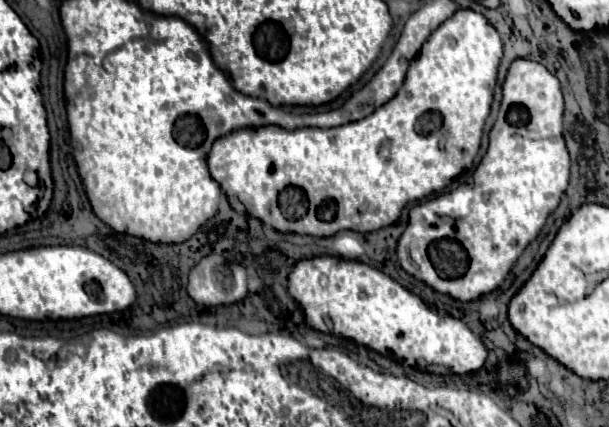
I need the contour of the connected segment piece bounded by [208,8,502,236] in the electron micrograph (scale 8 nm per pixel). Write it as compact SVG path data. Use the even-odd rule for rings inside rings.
M458 8L420 48L394 98L376 108L370 116L338 128L284 130L280 126L260 126L236 130L214 142L208 154L210 174L222 186L236 212L244 208L250 216L280 232L332 236L340 230L372 232L394 224L402 206L446 188L460 172L472 168L480 148L482 128L490 114L500 58L502 40L486 16L468 8ZM286 188L298 190L290 192L290 212L284 212L280 204Z

